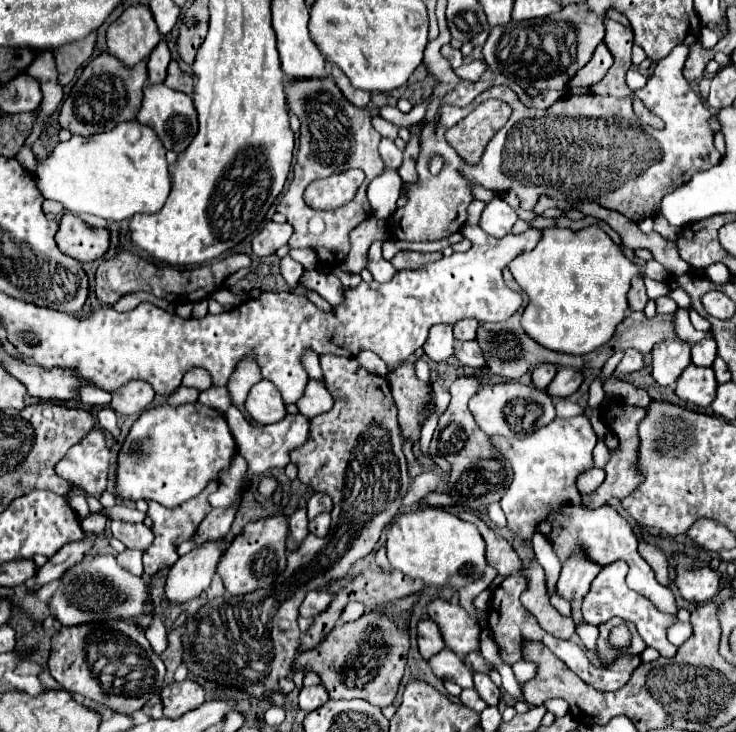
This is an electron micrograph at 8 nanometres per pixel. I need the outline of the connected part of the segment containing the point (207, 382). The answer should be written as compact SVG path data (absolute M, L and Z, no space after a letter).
M194 368L190 370L184 380L182 380L182 386L194 386L198 390L206 390L212 386L212 376L208 370L202 370L202 368Z

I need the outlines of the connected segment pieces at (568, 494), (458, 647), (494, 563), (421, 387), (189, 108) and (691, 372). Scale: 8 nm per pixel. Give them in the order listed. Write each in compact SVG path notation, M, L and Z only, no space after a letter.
M586 414L568 420L556 418L548 426L522 440L490 436L490 444L492 448L500 450L514 472L512 484L500 500L500 506L508 518L508 530L514 534L514 538L530 544L534 534L544 534L562 564L578 552L582 552L598 566L606 566L614 560L626 560L630 566L628 586L652 600L662 612L676 614L676 600L672 590L656 580L650 564L636 552L638 542L628 522L622 520L620 514L610 506L594 510L582 504L582 492L578 490L576 480L582 472L594 468L592 450L596 446L596 432Z
M434 598L428 604L428 614L438 624L446 646L460 658L480 648L480 626L456 600Z
M462 512L460 514L462 520L468 520L472 524L476 524L478 532L482 534L482 538L486 540L486 560L492 568L496 568L496 572L500 576L510 576L510 574L518 574L522 572L522 560L516 554L516 550L512 548L512 544L500 536L496 530L488 528L478 516L474 516L472 512Z
M410 360L390 370L386 378L390 382L394 402L398 406L398 422L404 430L404 436L408 436L412 442L418 442L420 438L418 410L422 410L422 406L430 402L430 386L418 380L414 372L414 362Z
M146 84L144 86L144 102L142 102L142 108L140 108L136 120L144 126L154 128L158 132L160 140L164 142L166 150L172 150L178 154L190 146L190 142L198 130L198 120L196 120L196 110L192 104L192 96L188 96L184 92L174 92L172 88L168 88L164 84L158 84L158 86Z
M690 364L678 378L674 392L678 398L682 398L686 402L706 408L706 406L710 406L710 402L716 396L716 386L718 386L718 382L714 378L712 368L700 368L700 366Z

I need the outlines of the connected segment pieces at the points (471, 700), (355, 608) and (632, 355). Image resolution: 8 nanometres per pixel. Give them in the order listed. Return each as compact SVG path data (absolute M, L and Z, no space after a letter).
M462 690L459 699L464 706L468 706L470 710L474 710L474 712L478 712L478 714L488 706L488 704L478 696L476 690Z
M350 602L350 604L344 608L344 612L342 612L342 616L340 616L340 622L356 620L356 618L360 618L364 612L366 612L366 610L364 610L364 604L360 604L360 602Z
M630 348L630 350L626 350L626 352L624 352L622 362L620 362L620 364L618 364L618 368L614 370L614 376L622 378L624 374L628 374L628 372L632 372L632 370L640 370L642 366L644 366L644 354L642 354L640 350Z

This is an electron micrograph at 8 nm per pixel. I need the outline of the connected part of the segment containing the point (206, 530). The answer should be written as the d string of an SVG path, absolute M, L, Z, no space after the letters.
M216 508L216 510L212 510L206 516L206 522L202 522L202 526L198 528L198 534L194 536L194 542L204 544L204 542L226 536L226 532L230 530L230 524L234 520L234 514L236 514L236 508L228 508L228 510Z

